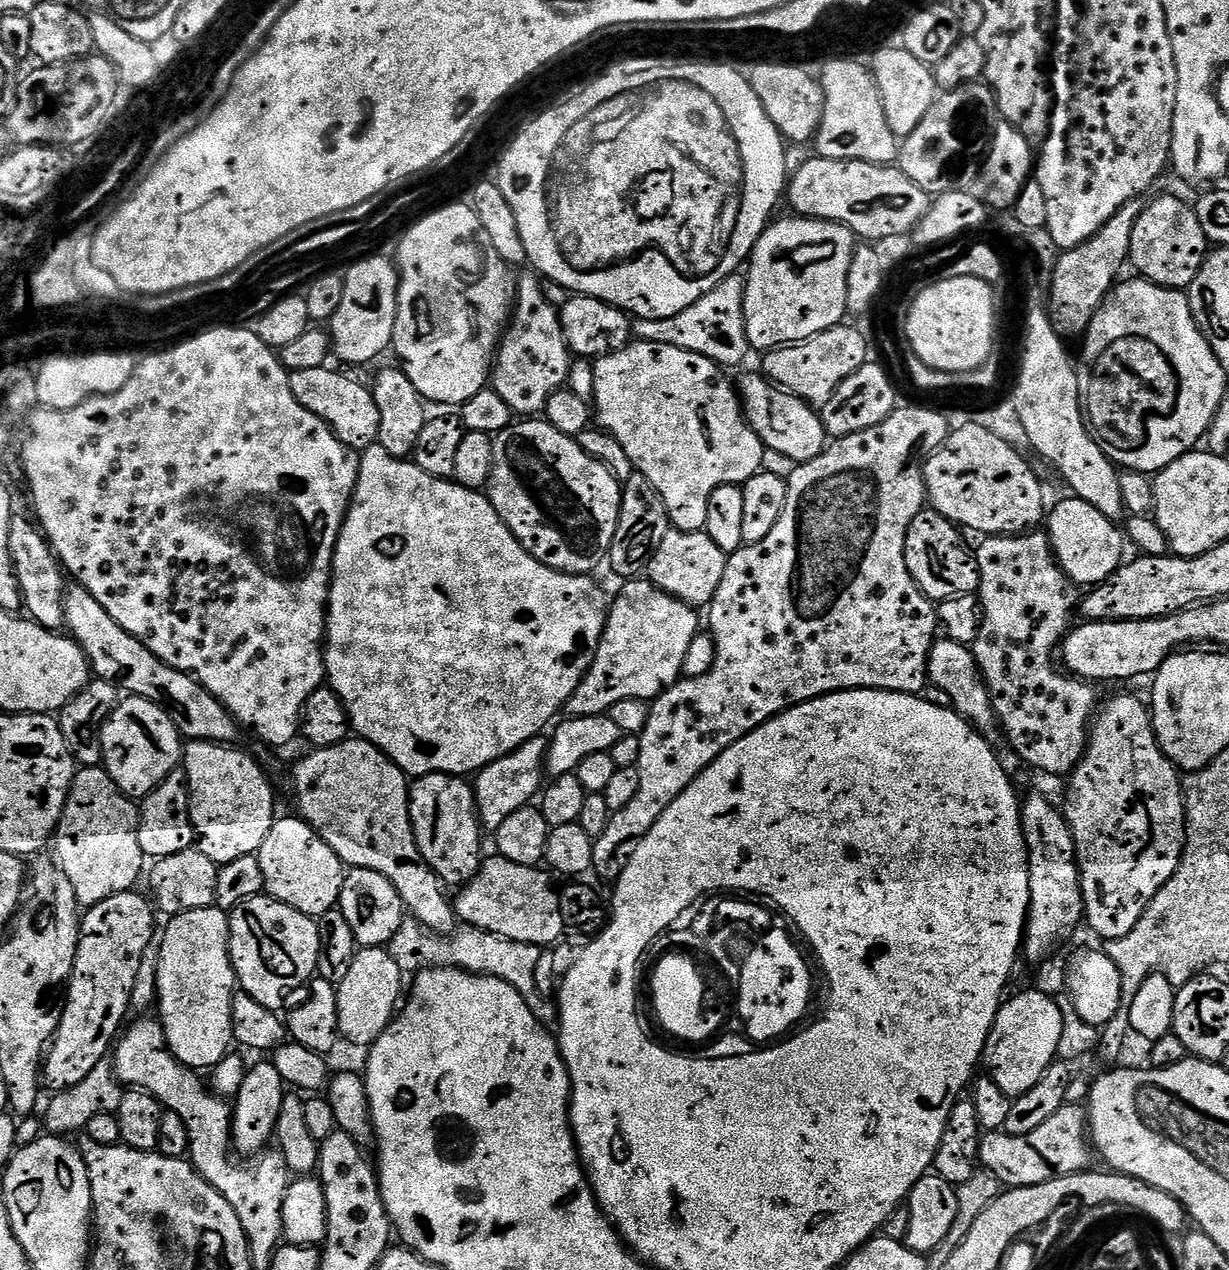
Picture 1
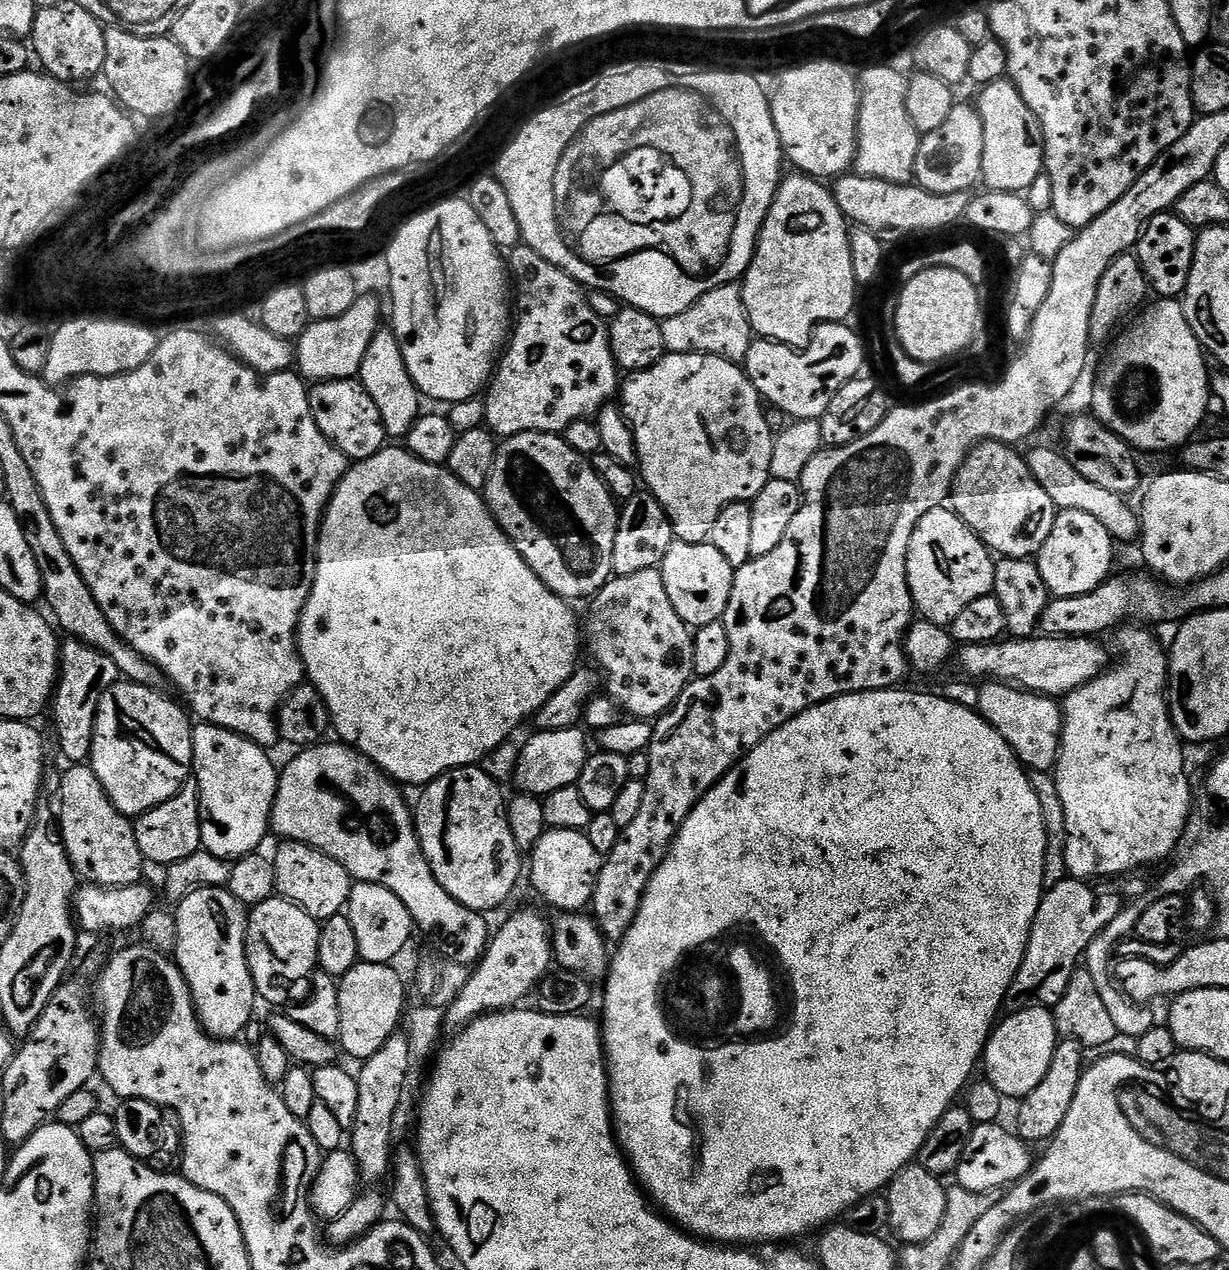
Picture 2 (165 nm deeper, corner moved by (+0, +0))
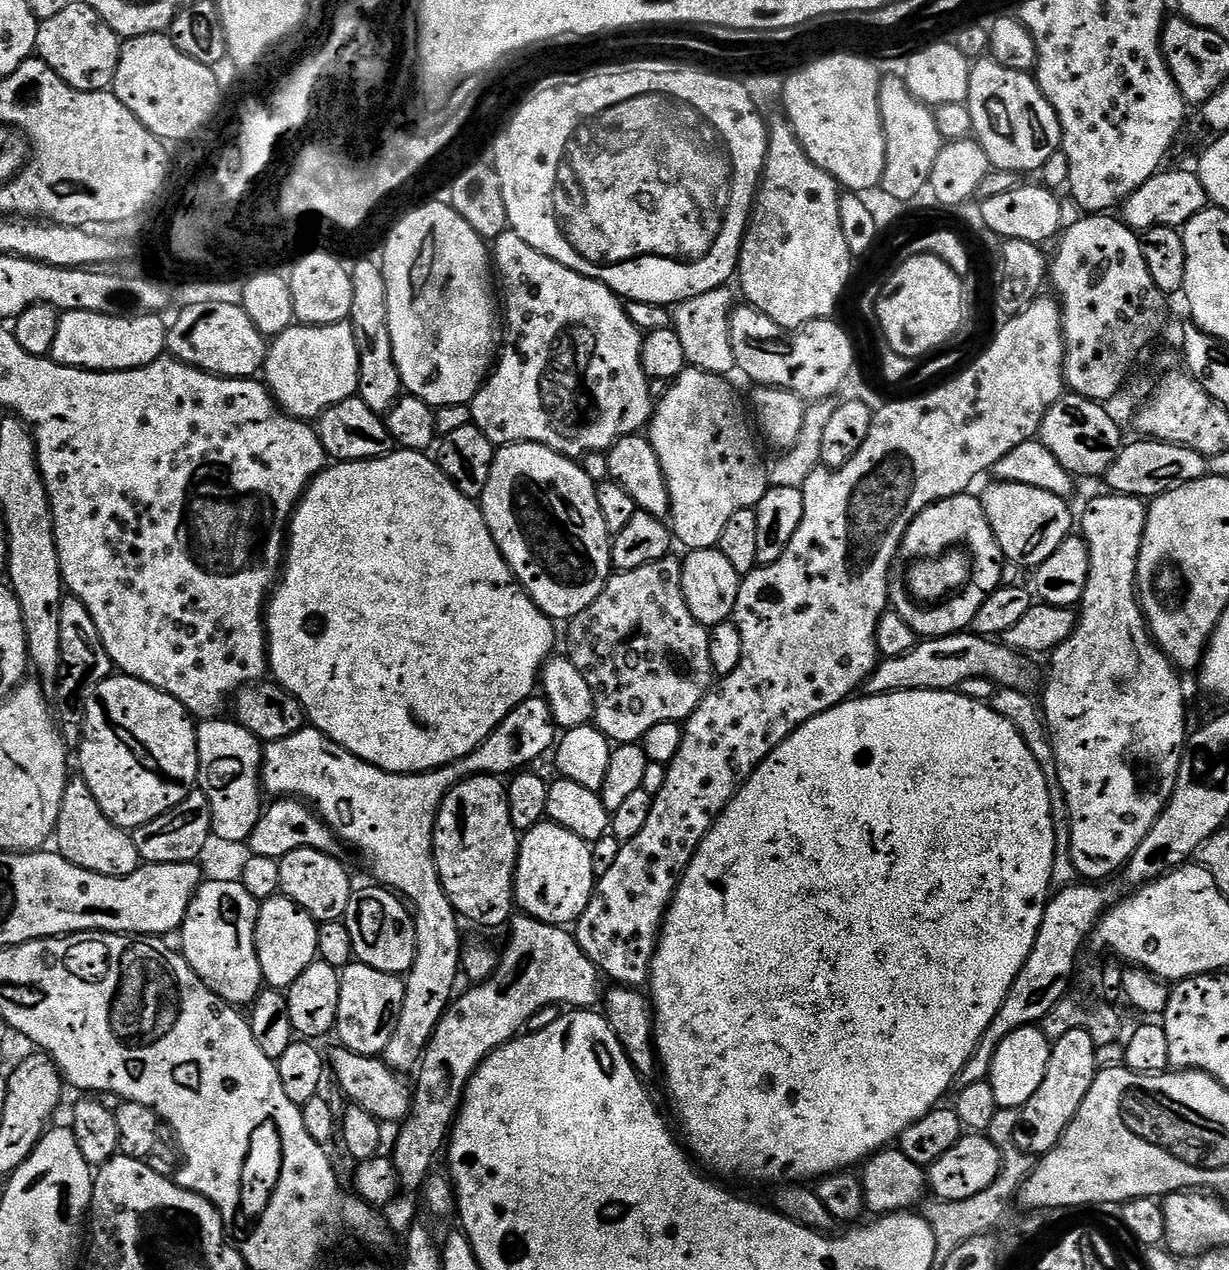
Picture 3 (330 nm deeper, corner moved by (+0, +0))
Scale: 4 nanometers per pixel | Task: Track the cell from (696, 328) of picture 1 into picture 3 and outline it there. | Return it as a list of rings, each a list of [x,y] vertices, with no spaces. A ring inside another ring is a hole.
[[[725,286],[706,290],[706,294],[698,294],[698,298],[690,298],[675,305],[671,313],[671,327],[676,329],[678,339],[682,342],[688,365],[723,377],[732,374],[728,372],[737,371],[730,322],[732,313],[738,307],[738,301],[736,301],[737,293],[735,291],[732,293],[730,289],[731,287]]]

